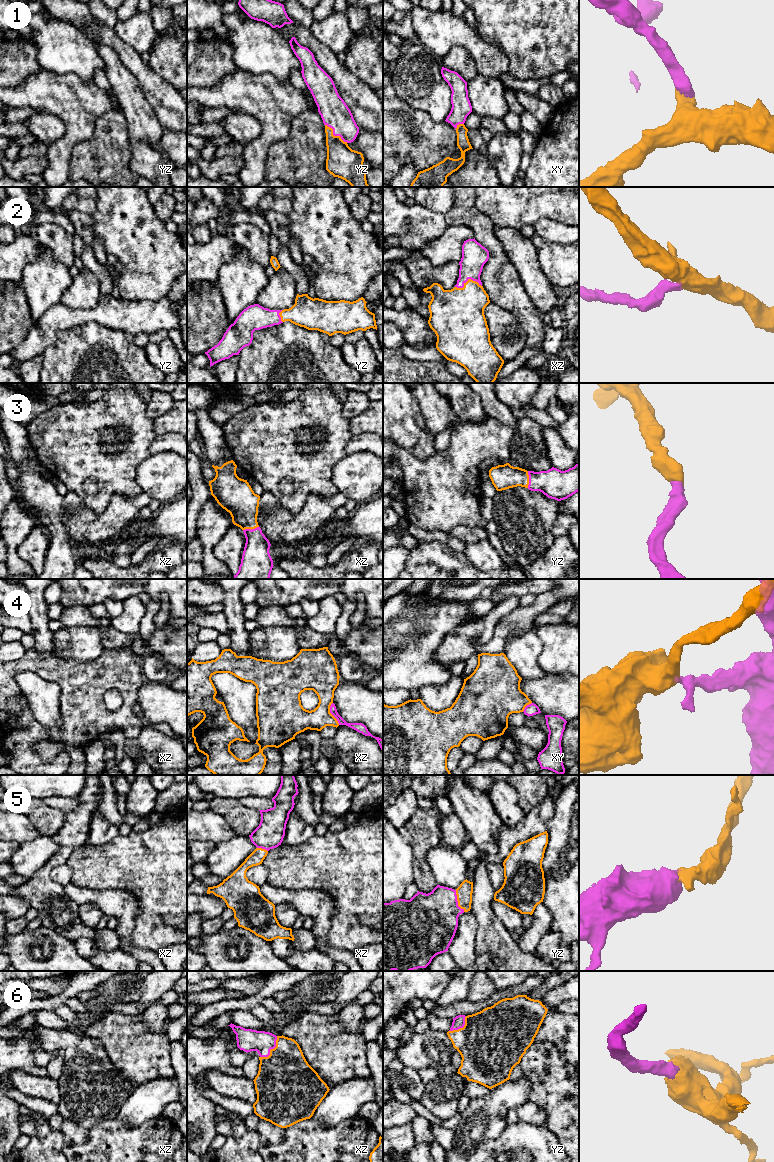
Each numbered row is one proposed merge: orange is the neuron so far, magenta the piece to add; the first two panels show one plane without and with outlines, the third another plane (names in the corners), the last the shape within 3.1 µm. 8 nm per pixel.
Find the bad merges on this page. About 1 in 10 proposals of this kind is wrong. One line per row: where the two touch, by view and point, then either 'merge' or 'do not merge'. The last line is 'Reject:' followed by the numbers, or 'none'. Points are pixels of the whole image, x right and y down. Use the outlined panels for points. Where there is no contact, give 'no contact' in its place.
1: contact yz (333, 135); merge
2: contact xz (467, 281); merge
3: contact yz (528, 479); merge
4: contact xz (330, 713); do not merge
5: contact yz (457, 900); merge
6: contact xz (271, 1049); merge
Reject: 4

